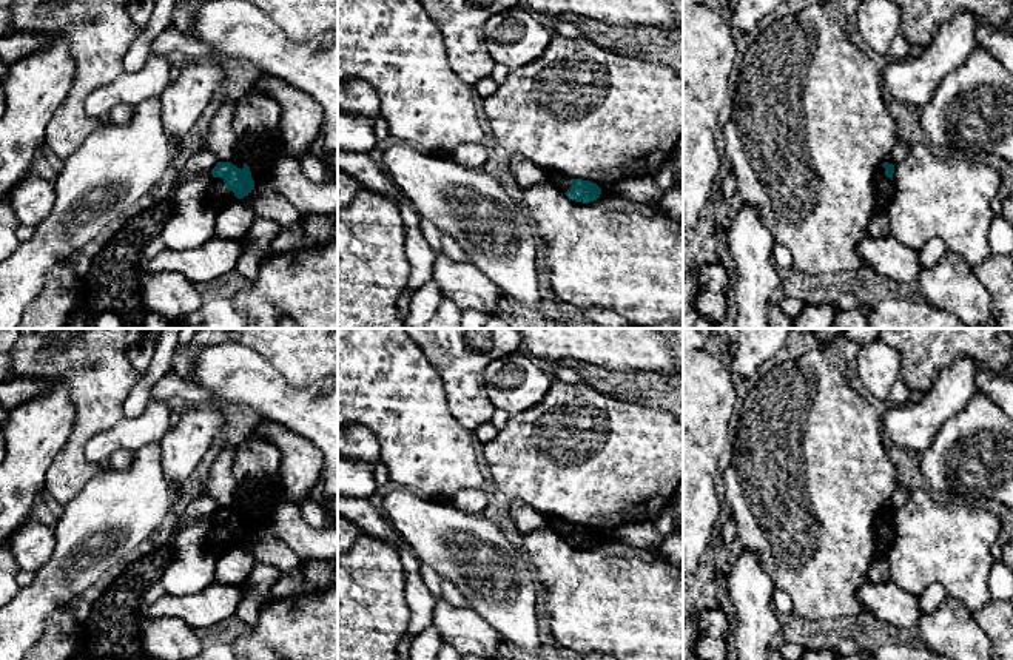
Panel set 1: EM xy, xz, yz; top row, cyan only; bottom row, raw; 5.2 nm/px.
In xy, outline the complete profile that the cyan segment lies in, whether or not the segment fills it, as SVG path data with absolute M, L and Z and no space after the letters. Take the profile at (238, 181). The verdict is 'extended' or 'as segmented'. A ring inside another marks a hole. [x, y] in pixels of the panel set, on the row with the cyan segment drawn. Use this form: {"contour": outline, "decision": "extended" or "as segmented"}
{"contour": "M242 160L217 162L211 174L207 199L214 207L220 208L236 199L244 199L254 190L250 167Z", "decision": "extended"}

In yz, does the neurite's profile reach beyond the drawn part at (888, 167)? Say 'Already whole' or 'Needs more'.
Needs more

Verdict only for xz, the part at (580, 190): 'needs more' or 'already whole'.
needs more

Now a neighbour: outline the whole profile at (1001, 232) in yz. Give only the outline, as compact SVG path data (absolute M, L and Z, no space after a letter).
M996 214L991 221L988 245L993 254L1013 258L1013 225L1002 214Z

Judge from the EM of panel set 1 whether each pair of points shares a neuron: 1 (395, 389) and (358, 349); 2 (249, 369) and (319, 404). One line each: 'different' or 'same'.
1: same
2: same

